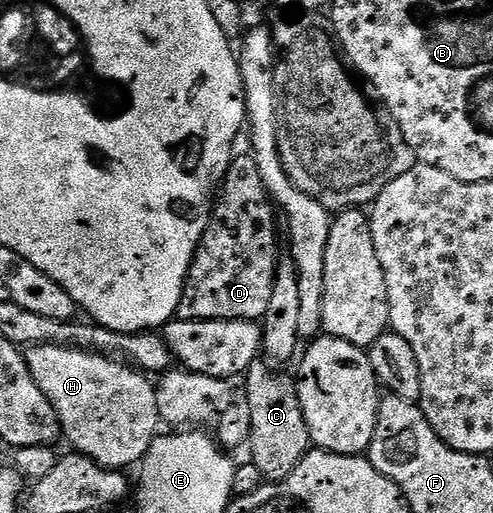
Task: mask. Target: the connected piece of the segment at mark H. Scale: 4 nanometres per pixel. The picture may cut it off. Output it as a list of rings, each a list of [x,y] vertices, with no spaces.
[[[59,342],[43,344],[37,350],[25,353],[27,365],[37,386],[47,396],[64,425],[64,436],[75,444],[77,451],[91,456],[106,468],[125,469],[126,465],[137,465],[159,435],[160,419],[157,412],[155,385],[147,373],[118,360],[109,360],[106,354],[91,354],[82,346],[67,346]]]

